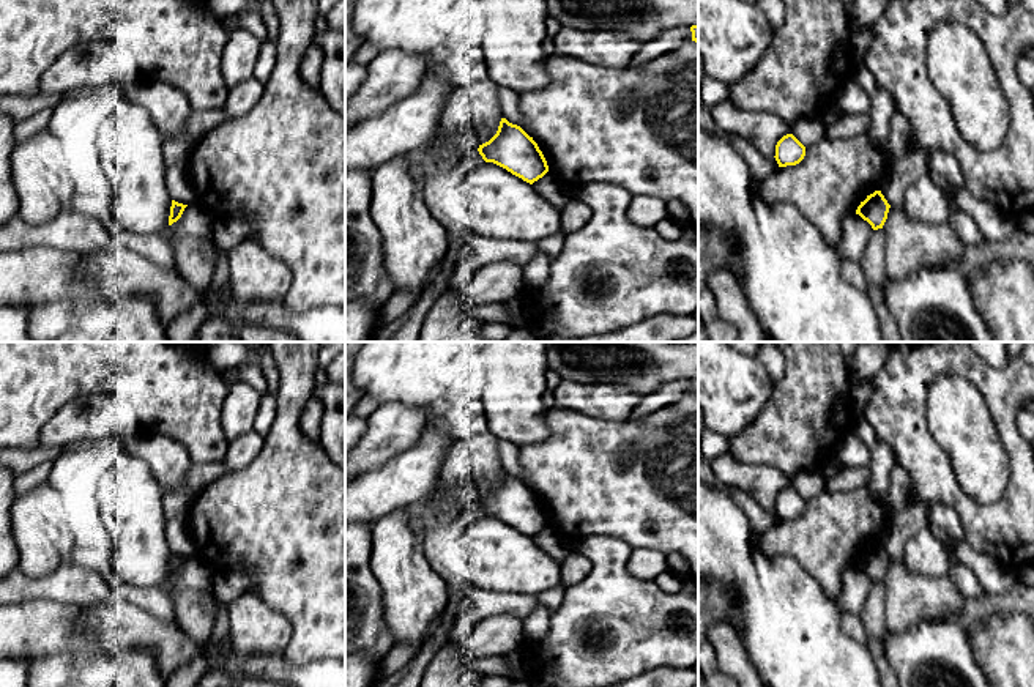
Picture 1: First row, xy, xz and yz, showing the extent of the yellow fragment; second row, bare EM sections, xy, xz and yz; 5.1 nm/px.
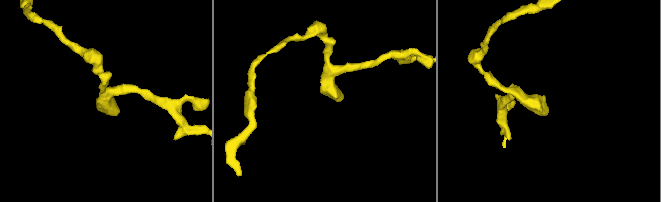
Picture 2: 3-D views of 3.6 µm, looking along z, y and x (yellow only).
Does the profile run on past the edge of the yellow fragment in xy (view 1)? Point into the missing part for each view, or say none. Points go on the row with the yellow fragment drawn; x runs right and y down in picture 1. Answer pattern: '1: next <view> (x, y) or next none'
1: next none

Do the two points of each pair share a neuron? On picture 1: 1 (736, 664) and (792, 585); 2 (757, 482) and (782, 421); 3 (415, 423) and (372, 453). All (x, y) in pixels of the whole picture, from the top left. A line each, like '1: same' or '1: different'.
1: different
2: different
3: same

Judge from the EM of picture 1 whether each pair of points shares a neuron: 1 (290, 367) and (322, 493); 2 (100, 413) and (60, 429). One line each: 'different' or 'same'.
1: same
2: same

